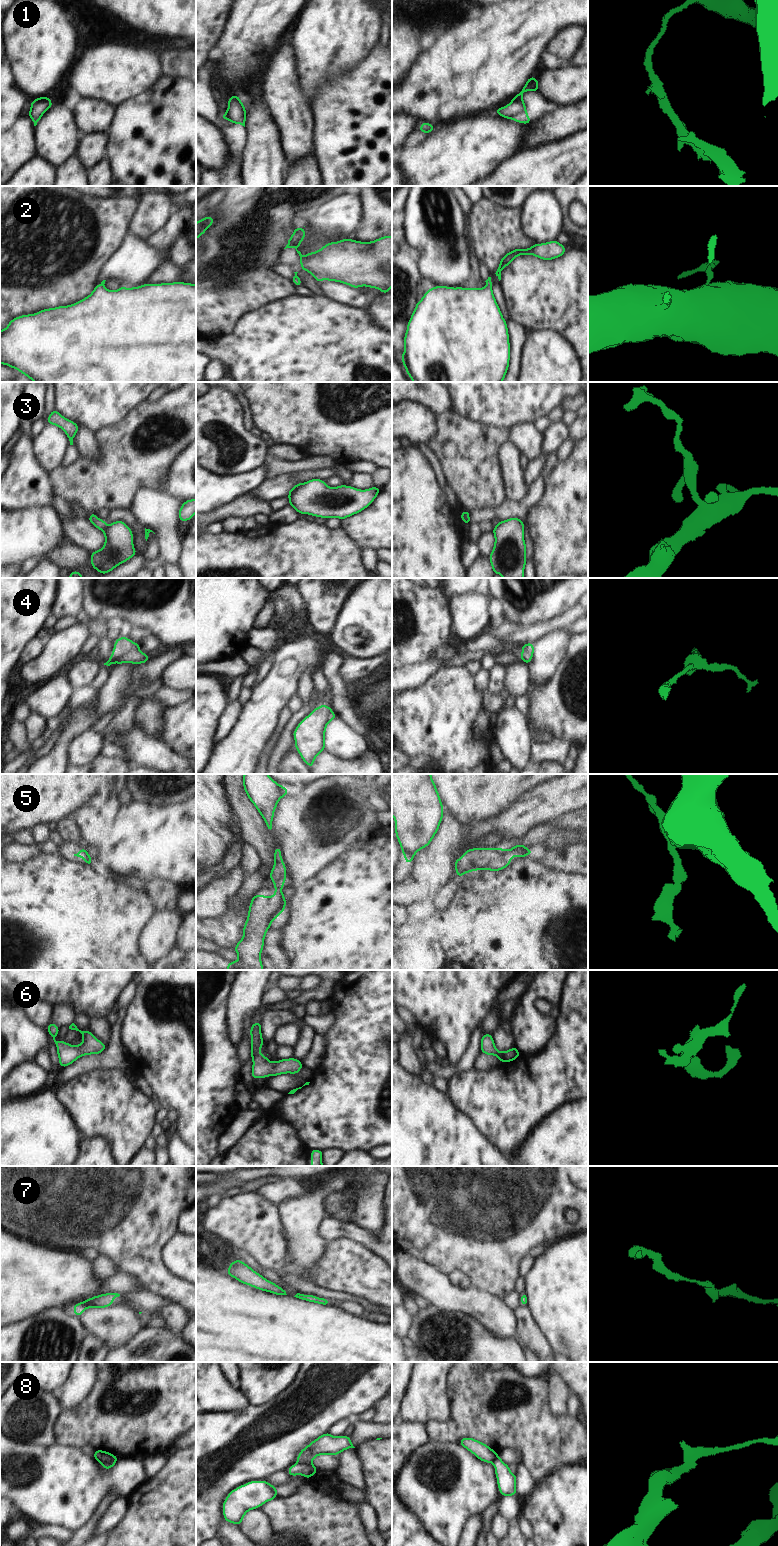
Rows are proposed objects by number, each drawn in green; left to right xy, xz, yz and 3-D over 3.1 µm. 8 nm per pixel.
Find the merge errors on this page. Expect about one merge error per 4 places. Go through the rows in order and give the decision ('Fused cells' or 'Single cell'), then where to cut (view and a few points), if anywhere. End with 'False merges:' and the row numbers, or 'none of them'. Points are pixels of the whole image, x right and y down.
1: Single cell. No split
2: Single cell. No split
3: Fused cells. Split along xy (106, 527), (102, 530)
4: Fused cells. Split along xy (135, 643), (127, 652), (114, 657), (112, 659), (113, 662)
5: Single cell. No split
6: Single cell. No split
7: Single cell. No split
8: Fused cells. Split along xz (297, 1462), (311, 1463)
False merges: 3, 4, 8.

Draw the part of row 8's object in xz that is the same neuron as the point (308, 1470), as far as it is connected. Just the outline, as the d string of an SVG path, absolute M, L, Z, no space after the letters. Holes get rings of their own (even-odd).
M296 1463L287 1469L290 1476L303 1475L306 1479L312 1477L315 1473L318 1472L318 1469L311 1464L300 1464Z

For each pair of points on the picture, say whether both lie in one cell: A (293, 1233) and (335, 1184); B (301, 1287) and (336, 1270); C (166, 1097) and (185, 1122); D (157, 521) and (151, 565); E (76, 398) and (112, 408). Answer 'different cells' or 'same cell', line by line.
A: same cell
B: different cells
C: same cell
D: same cell
E: same cell

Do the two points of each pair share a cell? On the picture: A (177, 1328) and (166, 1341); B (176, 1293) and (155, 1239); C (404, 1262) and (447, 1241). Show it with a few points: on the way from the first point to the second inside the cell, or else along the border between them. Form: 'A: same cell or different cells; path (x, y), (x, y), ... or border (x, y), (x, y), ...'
A: different cells; border (167, 1327), (180, 1335)
B: same cell; path (163, 1280), (153, 1270), (153, 1252)
C: different cells; border (402, 1250), (428, 1264)

